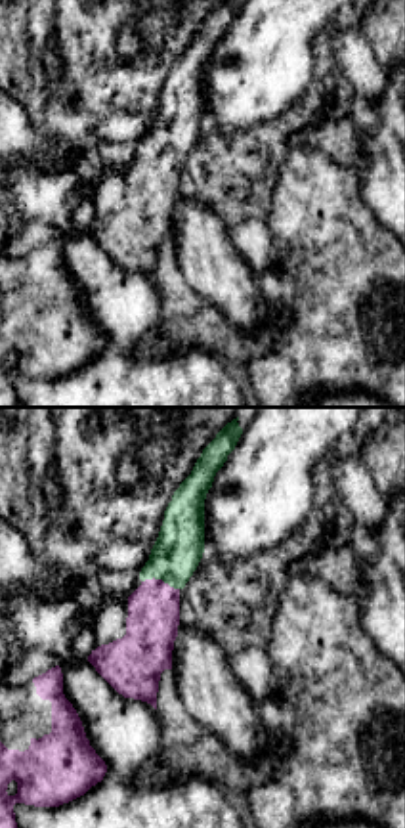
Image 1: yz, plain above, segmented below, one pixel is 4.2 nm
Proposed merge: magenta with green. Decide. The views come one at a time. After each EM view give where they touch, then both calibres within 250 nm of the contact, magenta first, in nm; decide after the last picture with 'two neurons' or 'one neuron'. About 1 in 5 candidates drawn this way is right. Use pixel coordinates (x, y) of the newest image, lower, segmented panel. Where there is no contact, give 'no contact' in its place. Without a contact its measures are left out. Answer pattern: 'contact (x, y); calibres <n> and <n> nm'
contact (161, 580); calibres 220 and 200 nm

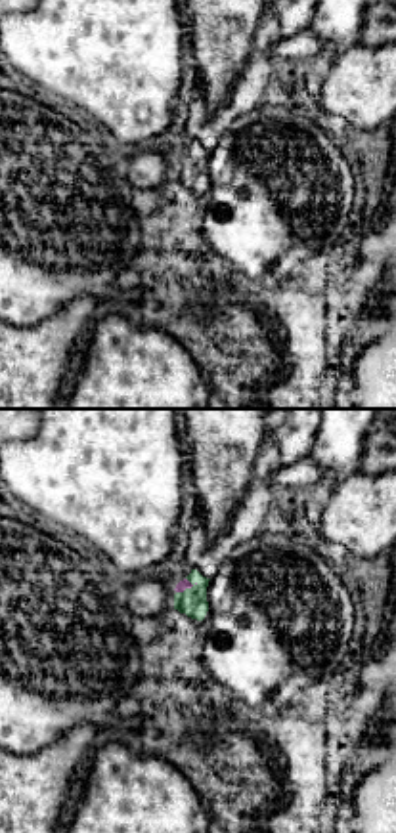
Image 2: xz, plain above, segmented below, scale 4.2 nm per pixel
contact (186, 587); calibres 50 and 120 nm

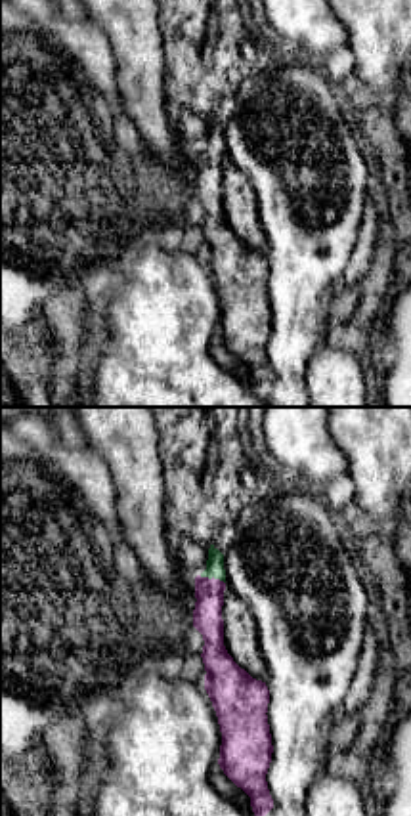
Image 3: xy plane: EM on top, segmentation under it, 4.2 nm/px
contact (213, 578); calibres 130 and 80 nm

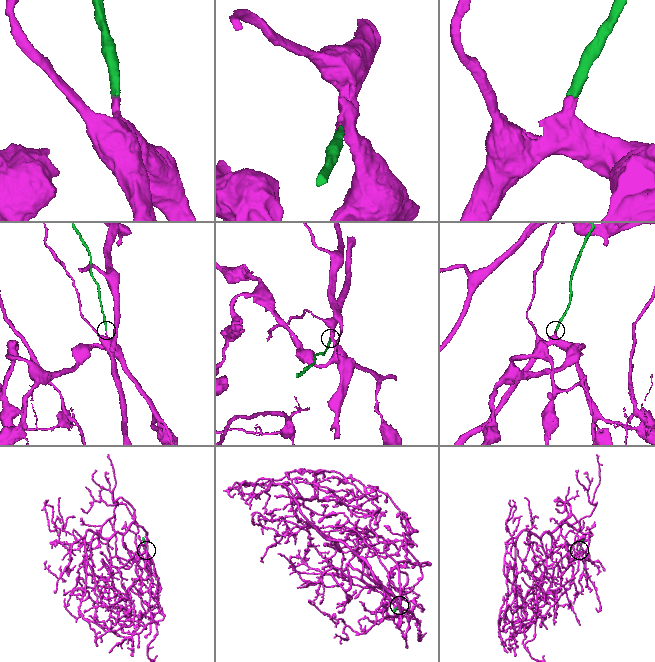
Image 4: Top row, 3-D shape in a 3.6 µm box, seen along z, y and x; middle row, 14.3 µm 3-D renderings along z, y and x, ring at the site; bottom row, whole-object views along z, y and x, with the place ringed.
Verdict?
one neuron

